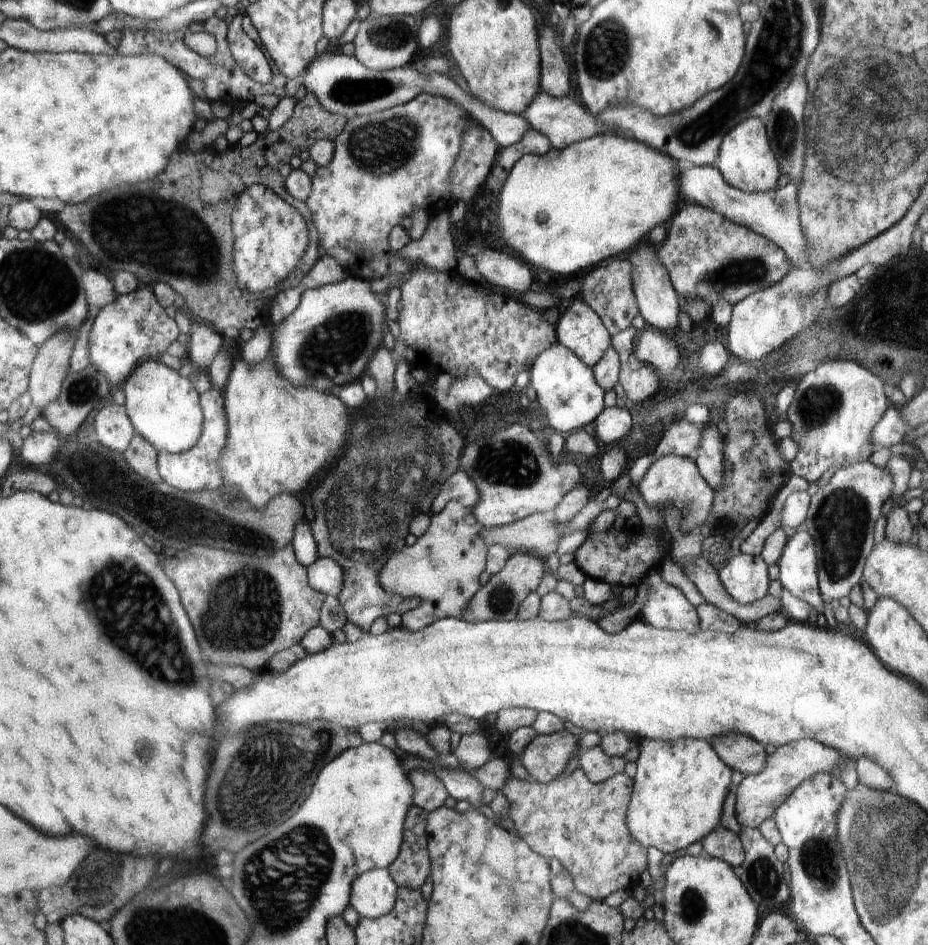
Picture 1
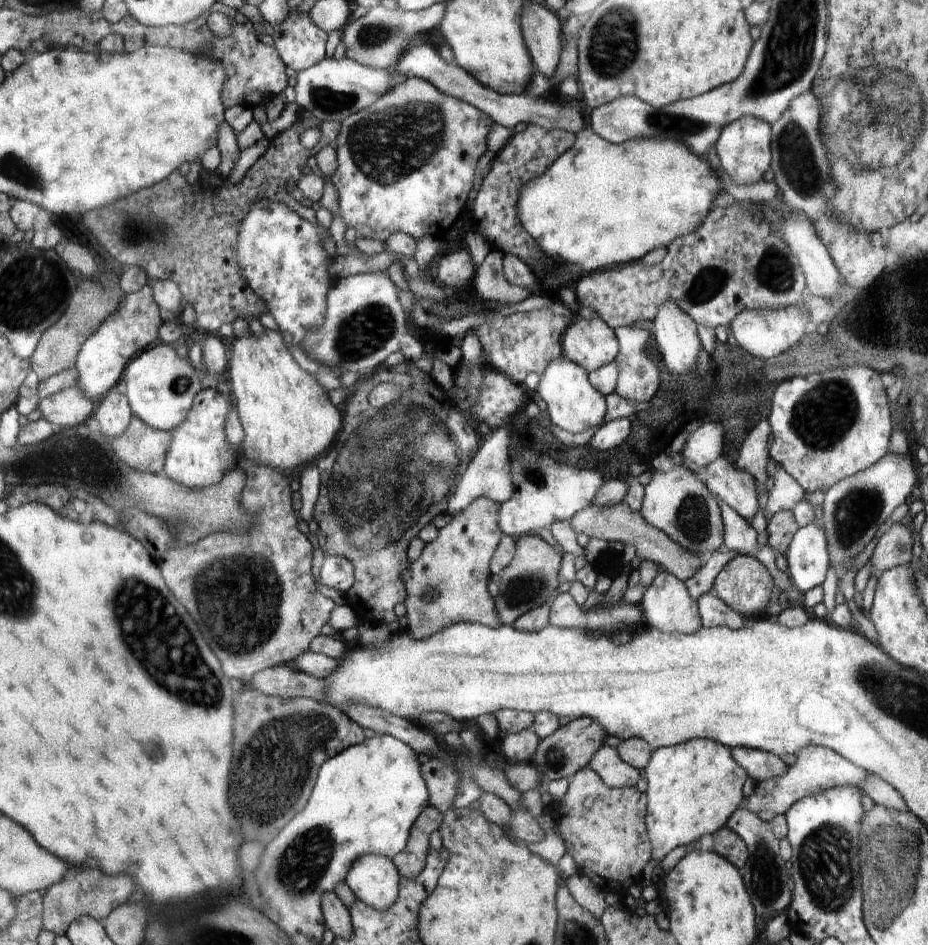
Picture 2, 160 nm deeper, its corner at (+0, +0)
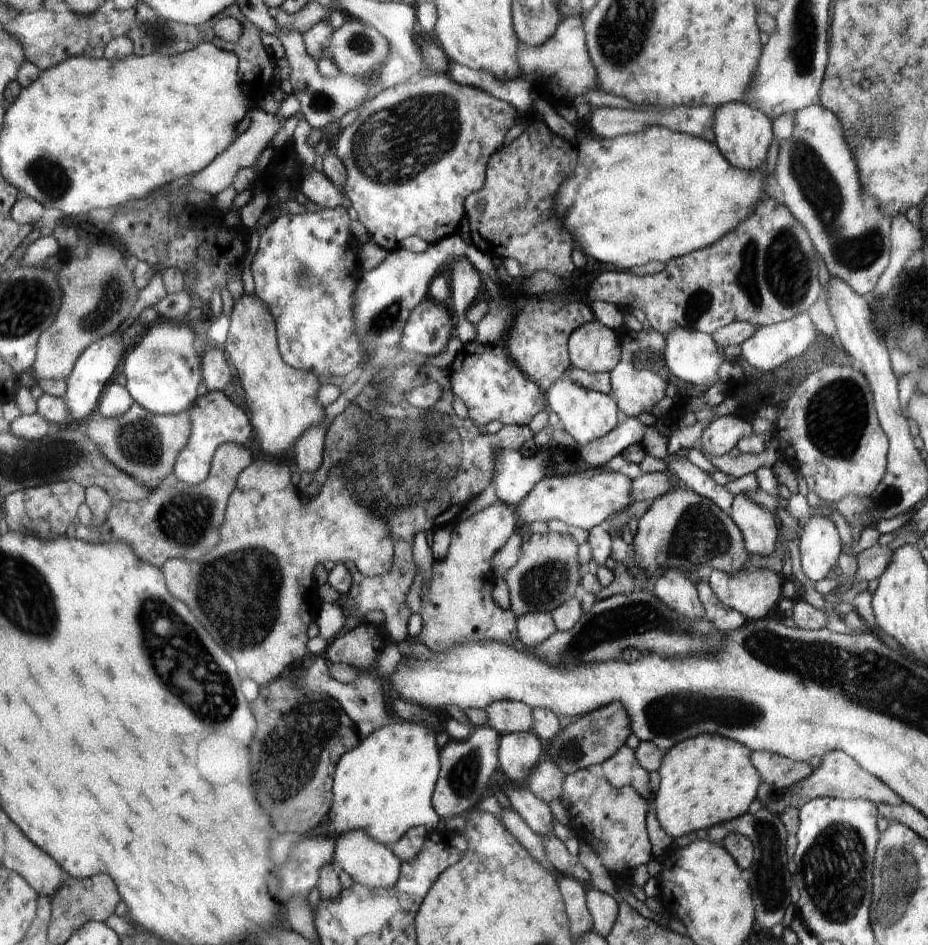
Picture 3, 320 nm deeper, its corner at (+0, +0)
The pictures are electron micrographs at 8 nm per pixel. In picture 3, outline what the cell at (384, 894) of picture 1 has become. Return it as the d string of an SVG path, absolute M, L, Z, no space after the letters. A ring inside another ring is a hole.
M362 829L350 830L340 836L334 851L334 863L339 871L344 871L356 884L366 888L390 888L400 879L401 861L390 846L375 841Z

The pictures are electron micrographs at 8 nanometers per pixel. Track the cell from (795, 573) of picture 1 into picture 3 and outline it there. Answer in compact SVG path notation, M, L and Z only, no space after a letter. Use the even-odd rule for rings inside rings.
M817 513L804 522L799 546L804 574L812 581L822 580L842 553L838 530L827 513Z

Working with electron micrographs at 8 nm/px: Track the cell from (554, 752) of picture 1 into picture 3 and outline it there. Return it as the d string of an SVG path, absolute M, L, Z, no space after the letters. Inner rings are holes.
M612 702L596 711L580 715L576 722L564 727L561 734L551 740L546 758L552 759L566 776L587 766L604 763L625 746L626 739L632 733L631 718L625 706L621 702Z

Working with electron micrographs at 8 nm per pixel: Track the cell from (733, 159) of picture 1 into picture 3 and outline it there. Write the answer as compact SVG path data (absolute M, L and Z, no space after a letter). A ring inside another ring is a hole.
M740 101L724 104L714 111L714 126L712 126L715 145L725 156L725 160L734 168L750 172L764 164L768 148L772 144L772 122L758 108L742 104Z

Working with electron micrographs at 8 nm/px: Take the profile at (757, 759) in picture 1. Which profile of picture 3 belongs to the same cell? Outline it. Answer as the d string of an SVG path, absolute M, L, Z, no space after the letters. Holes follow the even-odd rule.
M752 751L751 760L763 779L776 789L785 789L800 783L814 770L806 761L793 761L768 751Z

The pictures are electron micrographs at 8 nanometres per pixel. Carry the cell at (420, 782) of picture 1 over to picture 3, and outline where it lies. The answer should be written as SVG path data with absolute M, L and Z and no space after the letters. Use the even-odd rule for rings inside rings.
M488 724L478 726L466 740L450 740L446 743L440 752L441 769L433 796L433 807L439 817L458 816L480 802L484 788L499 763L496 760L496 750L498 734Z

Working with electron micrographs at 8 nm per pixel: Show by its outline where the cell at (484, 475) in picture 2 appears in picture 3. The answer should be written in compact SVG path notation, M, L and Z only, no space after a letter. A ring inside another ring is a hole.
M503 451L497 457L495 472L496 494L498 502L516 508L520 502L526 498L527 494L540 482L546 475L544 470L550 462L550 452L536 452L532 457L523 457L519 451Z

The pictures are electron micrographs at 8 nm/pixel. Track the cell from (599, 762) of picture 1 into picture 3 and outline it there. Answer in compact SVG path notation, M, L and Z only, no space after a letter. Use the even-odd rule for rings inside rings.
M625 745L601 764L609 783L616 788L629 786L646 799L652 796L650 773L639 765L635 750Z

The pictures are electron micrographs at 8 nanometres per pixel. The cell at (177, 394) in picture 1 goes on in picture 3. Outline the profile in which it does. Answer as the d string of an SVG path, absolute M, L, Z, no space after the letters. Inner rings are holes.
M160 319L147 329L139 343L127 351L123 372L127 388L138 404L158 416L180 414L190 409L196 399L196 390L202 380L200 360L192 346L194 332L188 322Z

